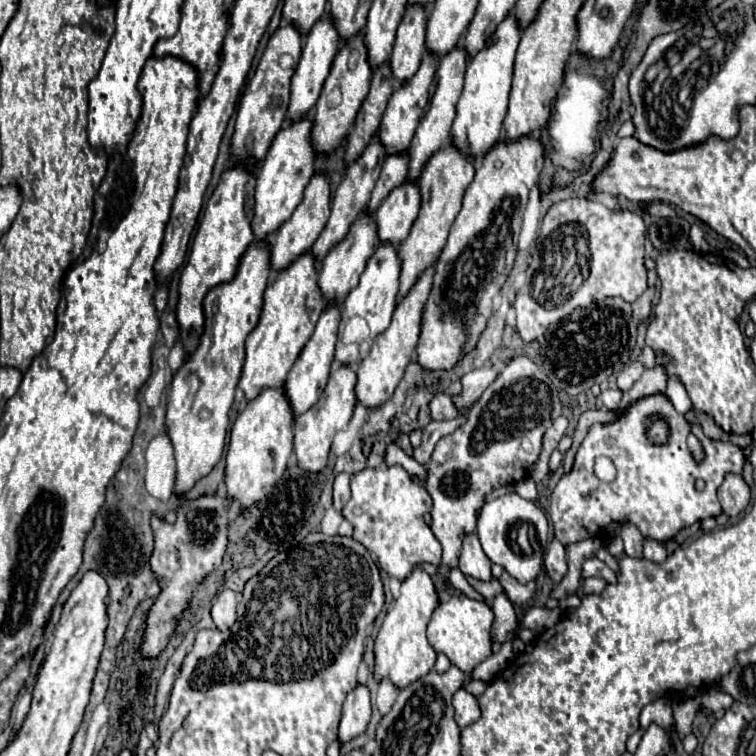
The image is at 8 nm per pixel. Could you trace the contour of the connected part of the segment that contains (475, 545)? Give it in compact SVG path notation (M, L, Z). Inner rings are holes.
M471 533L471 535L467 535L463 539L463 551L461 551L461 557L459 557L459 569L465 575L471 575L475 579L483 579L483 581L491 579L491 561L483 553L475 533Z

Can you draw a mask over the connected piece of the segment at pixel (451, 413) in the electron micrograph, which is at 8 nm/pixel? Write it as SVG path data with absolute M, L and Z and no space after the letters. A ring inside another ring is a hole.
M437 393L431 401L429 401L429 415L433 421L443 421L443 419L455 419L457 411L451 403L451 397L445 393Z

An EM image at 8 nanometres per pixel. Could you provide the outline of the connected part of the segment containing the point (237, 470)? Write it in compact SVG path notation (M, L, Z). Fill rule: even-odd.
M285 385L267 387L239 411L227 449L227 495L249 507L273 491L273 485L283 477L287 461L293 453L293 409L285 395Z

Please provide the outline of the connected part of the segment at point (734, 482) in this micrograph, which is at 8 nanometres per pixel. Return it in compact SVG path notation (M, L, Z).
M727 473L725 481L721 483L721 487L717 491L717 495L719 495L723 511L727 513L727 509L729 509L729 517L733 517L733 515L739 515L747 507L749 485L745 483L745 479L741 475Z

